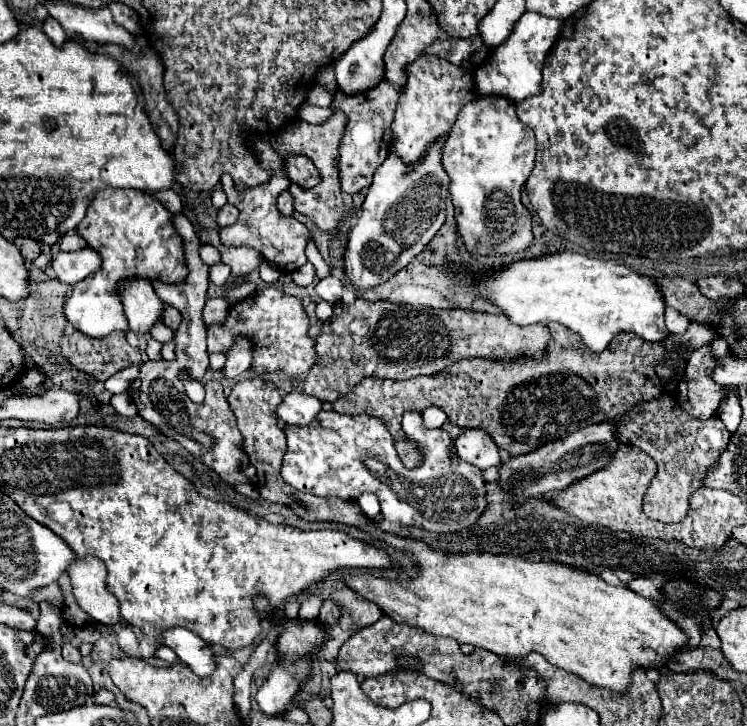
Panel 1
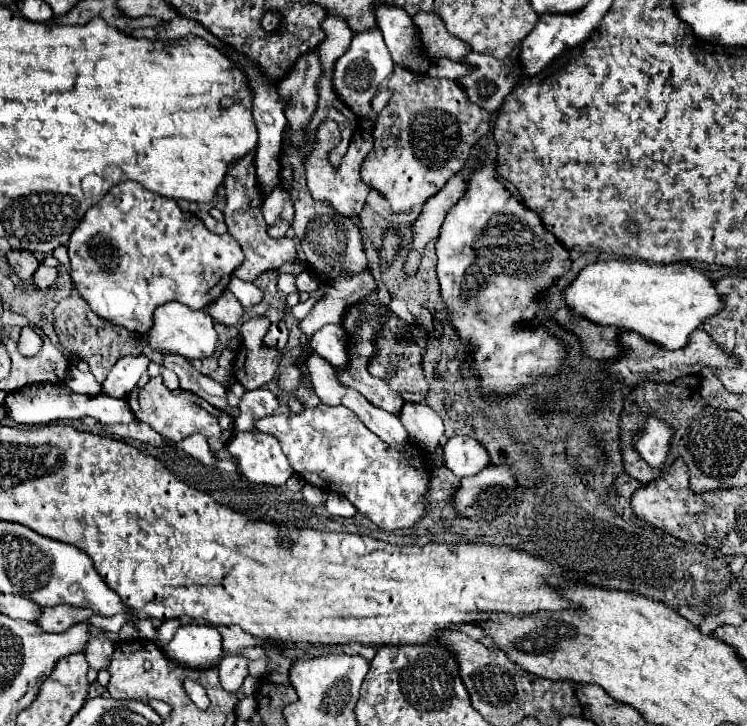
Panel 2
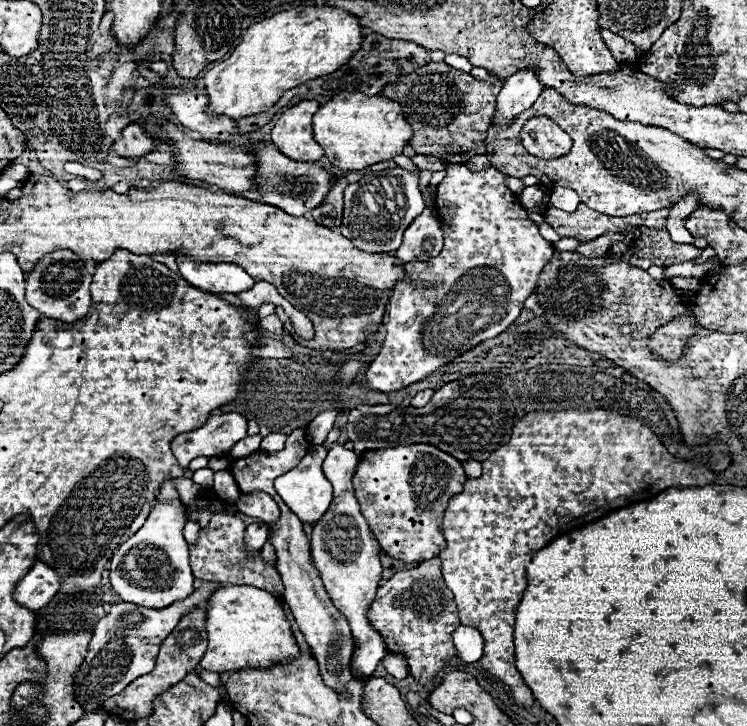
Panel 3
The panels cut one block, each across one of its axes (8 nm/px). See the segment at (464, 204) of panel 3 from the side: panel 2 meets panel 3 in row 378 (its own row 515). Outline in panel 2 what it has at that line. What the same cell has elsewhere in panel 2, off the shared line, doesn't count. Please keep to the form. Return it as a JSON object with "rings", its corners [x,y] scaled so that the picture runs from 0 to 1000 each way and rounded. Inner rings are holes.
{"rings":[[[423,559],[423,562],[412,562],[404,567],[404,573],[391,573],[391,570],[364,570],[356,576],[348,576],[340,581],[345,592],[367,598],[375,612],[380,625],[386,628],[386,634],[391,636],[391,645],[396,647],[396,653],[402,653],[412,667],[420,667],[436,678],[452,678],[458,683],[463,683],[474,700],[493,711],[506,727],[511,730],[533,730],[533,727],[546,727],[552,725],[557,716],[565,713],[568,702],[568,678],[570,678],[570,667],[573,667],[573,645],[568,645],[568,623],[557,623],[557,617],[552,617],[546,612],[546,628],[549,634],[535,634],[535,625],[525,617],[519,617],[519,612],[514,612],[501,595],[495,595],[487,581],[463,559]]]}

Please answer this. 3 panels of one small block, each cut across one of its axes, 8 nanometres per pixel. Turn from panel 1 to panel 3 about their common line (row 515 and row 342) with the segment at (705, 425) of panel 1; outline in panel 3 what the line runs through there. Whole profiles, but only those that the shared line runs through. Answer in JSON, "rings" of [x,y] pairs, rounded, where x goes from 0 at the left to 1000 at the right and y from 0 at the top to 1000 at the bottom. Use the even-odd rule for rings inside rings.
{"rings":[[[926,433],[905,435],[902,441],[892,444],[876,460],[867,463],[867,479],[873,482],[873,488],[902,501],[913,493],[913,482],[916,482],[921,466],[932,463],[934,455],[937,455],[937,449],[932,446]]]}

